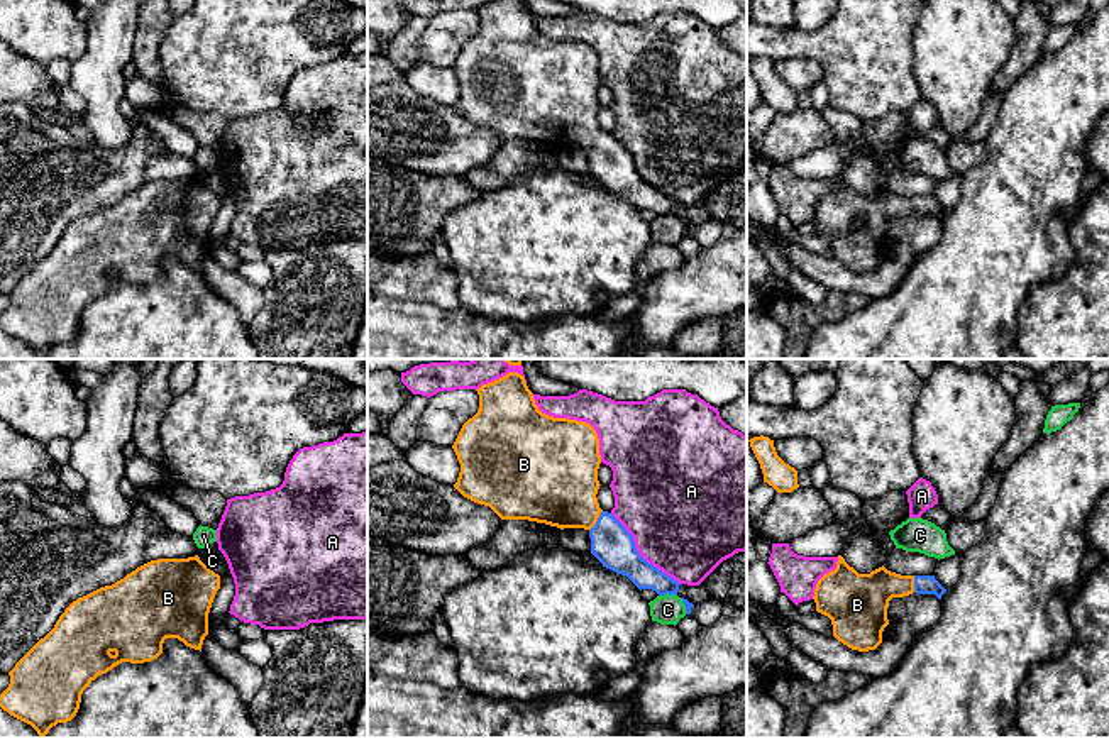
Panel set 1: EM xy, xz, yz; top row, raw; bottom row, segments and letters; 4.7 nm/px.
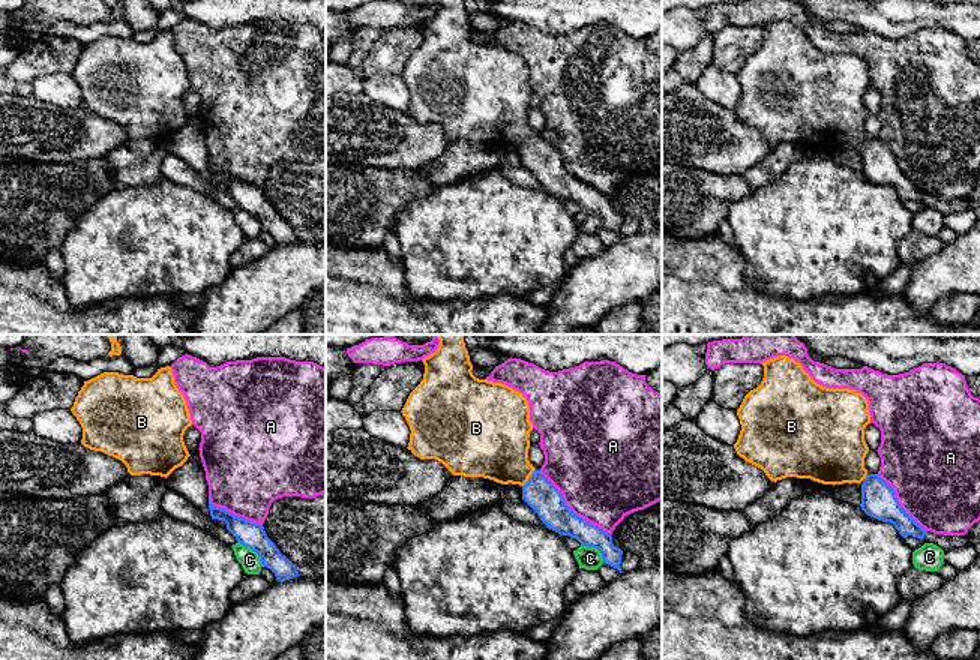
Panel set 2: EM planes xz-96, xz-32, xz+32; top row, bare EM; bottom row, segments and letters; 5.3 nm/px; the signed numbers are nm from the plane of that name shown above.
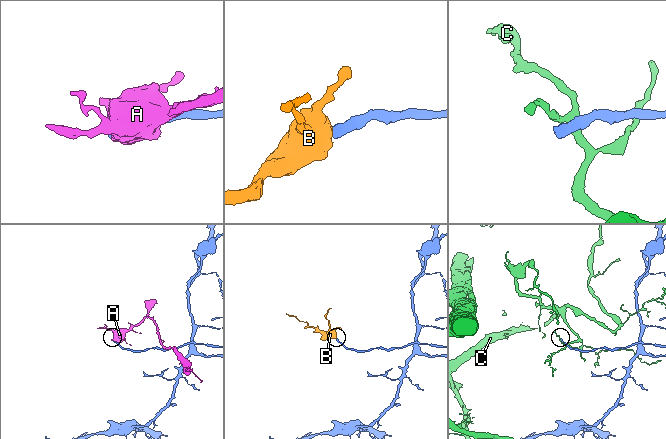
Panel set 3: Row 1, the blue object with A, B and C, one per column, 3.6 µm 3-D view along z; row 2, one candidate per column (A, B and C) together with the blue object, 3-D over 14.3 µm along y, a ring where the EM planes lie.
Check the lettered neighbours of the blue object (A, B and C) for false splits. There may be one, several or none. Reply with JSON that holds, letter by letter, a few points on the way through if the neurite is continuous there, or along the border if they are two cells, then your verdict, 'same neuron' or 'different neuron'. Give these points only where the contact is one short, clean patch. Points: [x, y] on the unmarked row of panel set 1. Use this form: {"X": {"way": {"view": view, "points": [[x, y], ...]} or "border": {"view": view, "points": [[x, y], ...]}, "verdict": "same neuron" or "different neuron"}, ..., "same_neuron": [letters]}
{"A": {"verdict": "different neuron"}, "B": {"way": {"view": "xz", "points": [[612, 165], [598, 141], [583, 132], [557, 107]]}, "verdict": "same neuron"}, "C": {"border": {"view": "xz", "points": [[676, 215], [659, 217]]}, "verdict": "different neuron"}, "same_neuron": ["B"]}

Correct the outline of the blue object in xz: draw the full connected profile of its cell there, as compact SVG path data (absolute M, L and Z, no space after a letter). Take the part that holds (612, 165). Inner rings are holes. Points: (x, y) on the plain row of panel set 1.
M496 0L476 10L479 15L479 30L469 39L452 69L461 85L461 93L454 108L467 120L489 127L501 140L528 140L550 147L584 149L589 152L591 174L603 188L626 196L640 212L652 210L659 217L677 217L679 203L648 184L638 173L633 157L598 124L598 90L601 85L599 59L596 51L586 44L569 39L554 39L538 30L533 15L525 0Z

